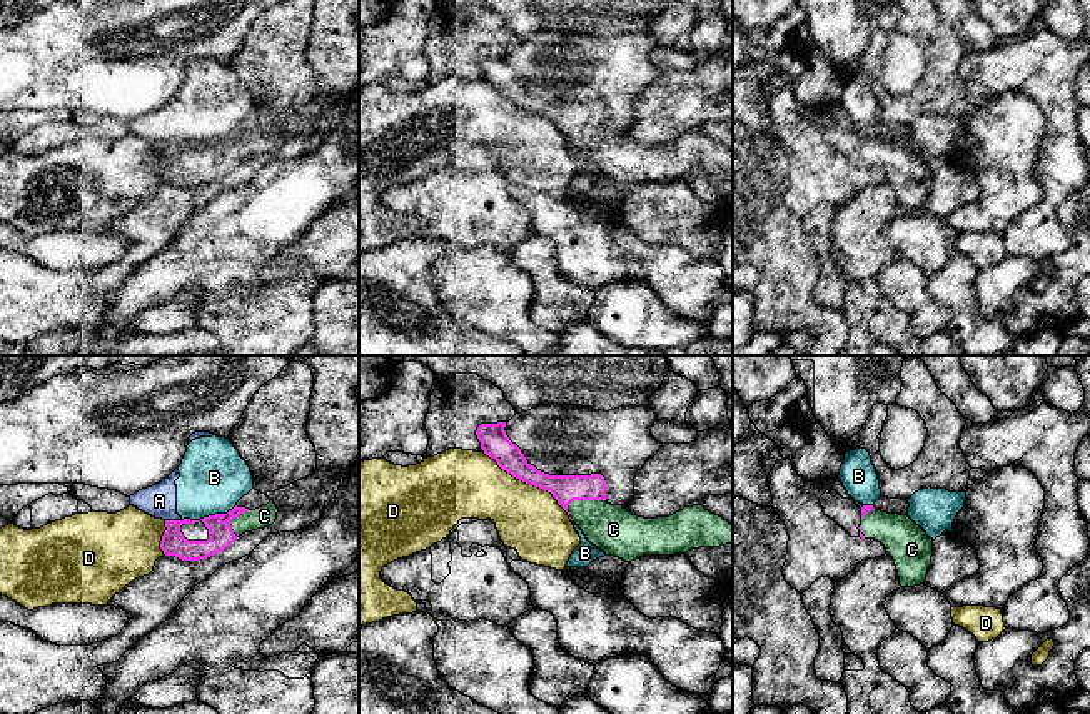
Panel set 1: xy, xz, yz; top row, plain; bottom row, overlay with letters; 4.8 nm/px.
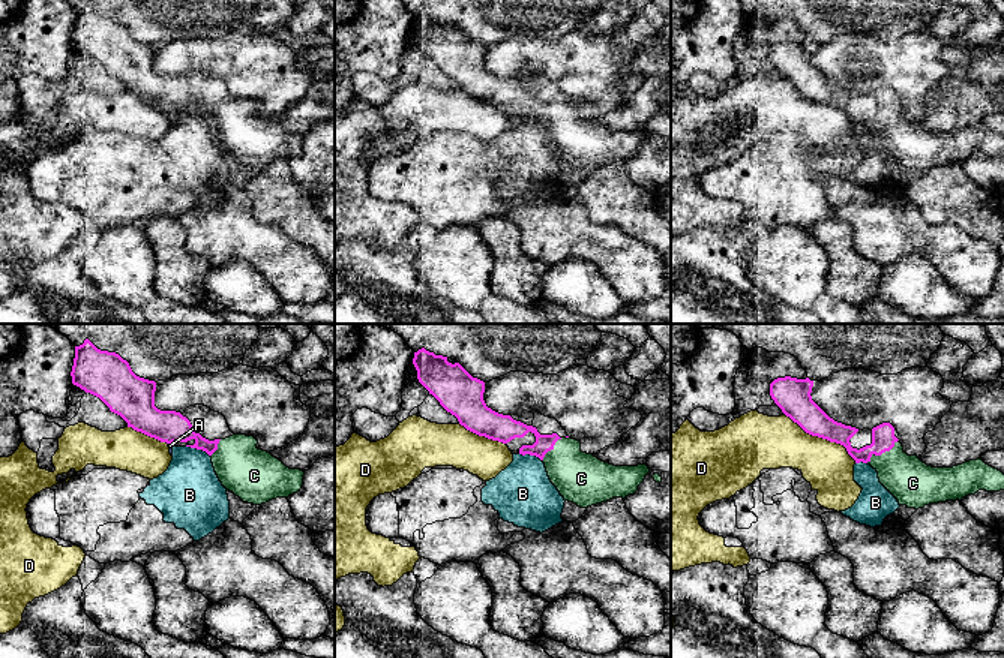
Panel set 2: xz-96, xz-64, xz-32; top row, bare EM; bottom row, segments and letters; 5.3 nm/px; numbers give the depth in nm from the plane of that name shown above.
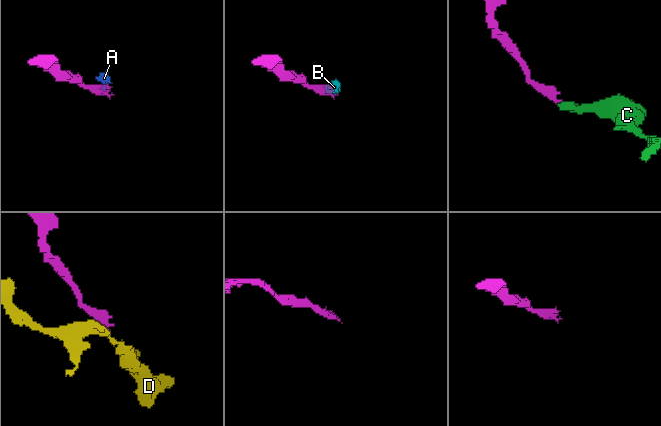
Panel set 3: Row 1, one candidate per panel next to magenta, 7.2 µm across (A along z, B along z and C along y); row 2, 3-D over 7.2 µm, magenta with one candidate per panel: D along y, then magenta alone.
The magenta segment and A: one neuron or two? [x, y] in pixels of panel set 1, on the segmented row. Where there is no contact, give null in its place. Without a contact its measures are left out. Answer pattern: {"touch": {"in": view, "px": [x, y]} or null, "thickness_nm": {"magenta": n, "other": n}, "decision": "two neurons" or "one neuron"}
{"touch": {"in": "xy", "px": [174, 521]}, "thickness_nm": {"magenta": 120, "other": 160}, "decision": "two neurons"}

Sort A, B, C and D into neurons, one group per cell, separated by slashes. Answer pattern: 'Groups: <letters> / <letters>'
Groups: A B / C / D

